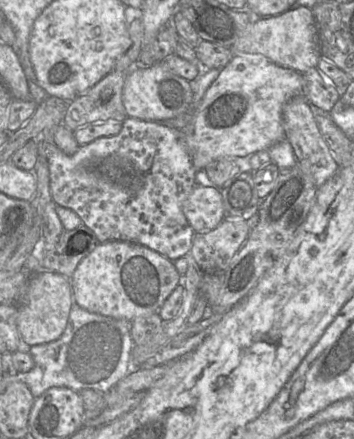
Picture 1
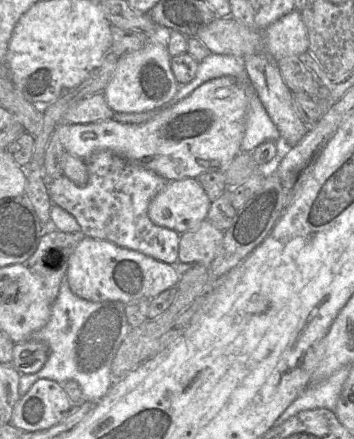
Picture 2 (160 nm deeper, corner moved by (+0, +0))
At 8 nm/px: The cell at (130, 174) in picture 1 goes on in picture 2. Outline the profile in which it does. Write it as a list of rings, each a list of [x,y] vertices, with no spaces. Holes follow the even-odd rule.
[[[109,150],[93,153],[85,159],[85,164],[88,171],[87,183],[78,186],[61,175],[48,185],[51,202],[69,212],[86,237],[110,241],[168,264],[180,262],[178,251],[181,234],[155,225],[148,217],[151,200],[171,180]]]

